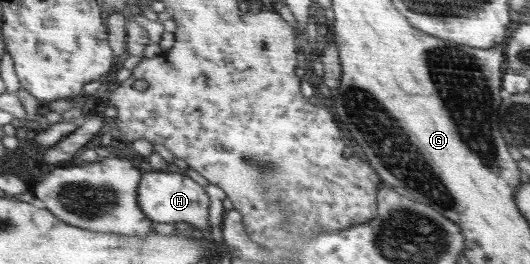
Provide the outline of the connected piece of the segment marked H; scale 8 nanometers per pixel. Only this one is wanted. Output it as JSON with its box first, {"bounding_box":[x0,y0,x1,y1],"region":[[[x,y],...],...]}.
{"bounding_box":[138,166,213,239],"region":[[[171,166],[165,170],[145,172],[138,193],[140,207],[153,223],[187,222],[202,231],[200,237],[213,239],[213,227],[209,221],[212,200],[204,187],[183,171]]]}

